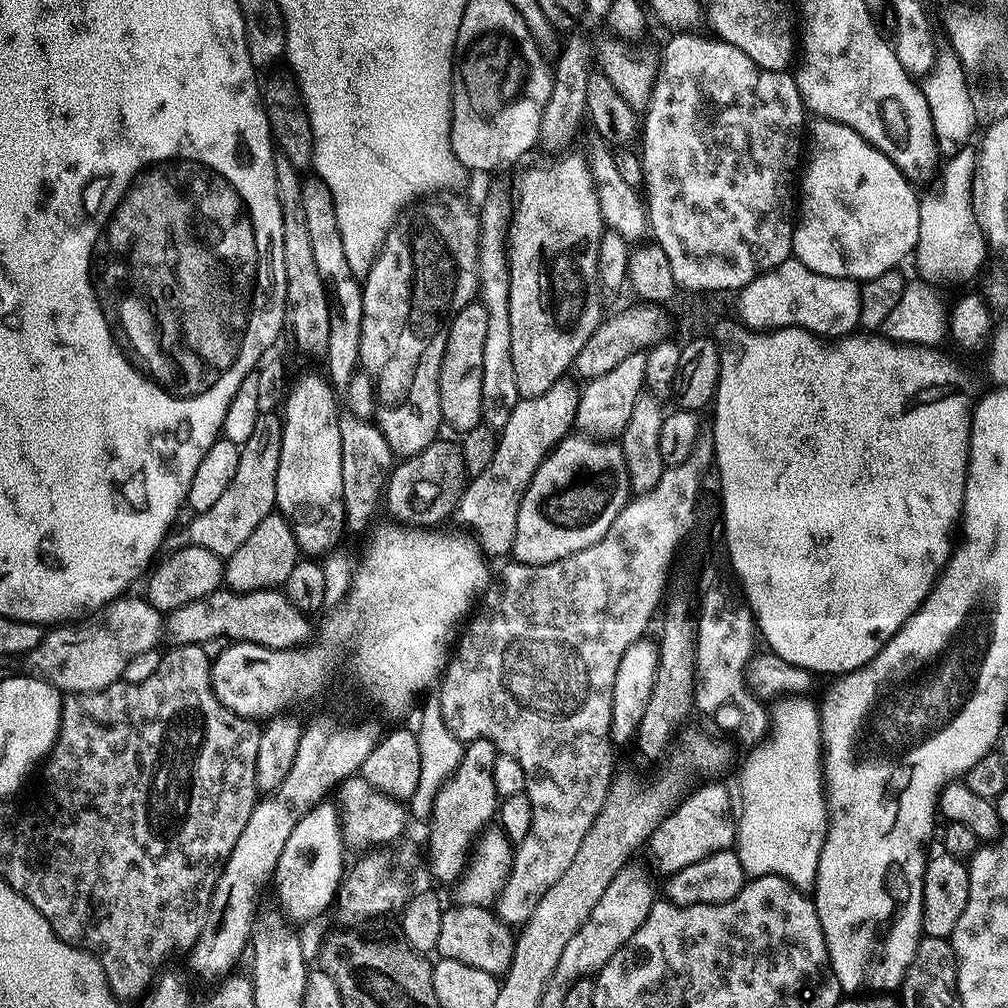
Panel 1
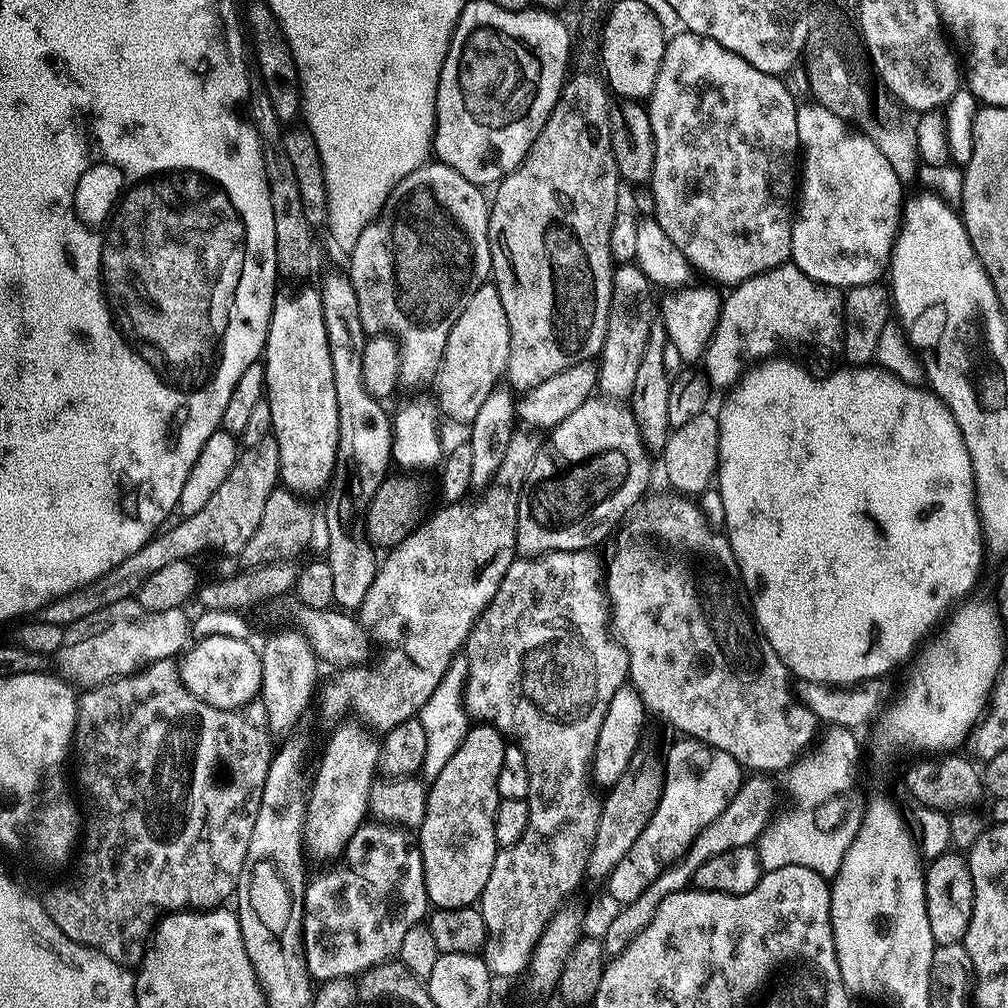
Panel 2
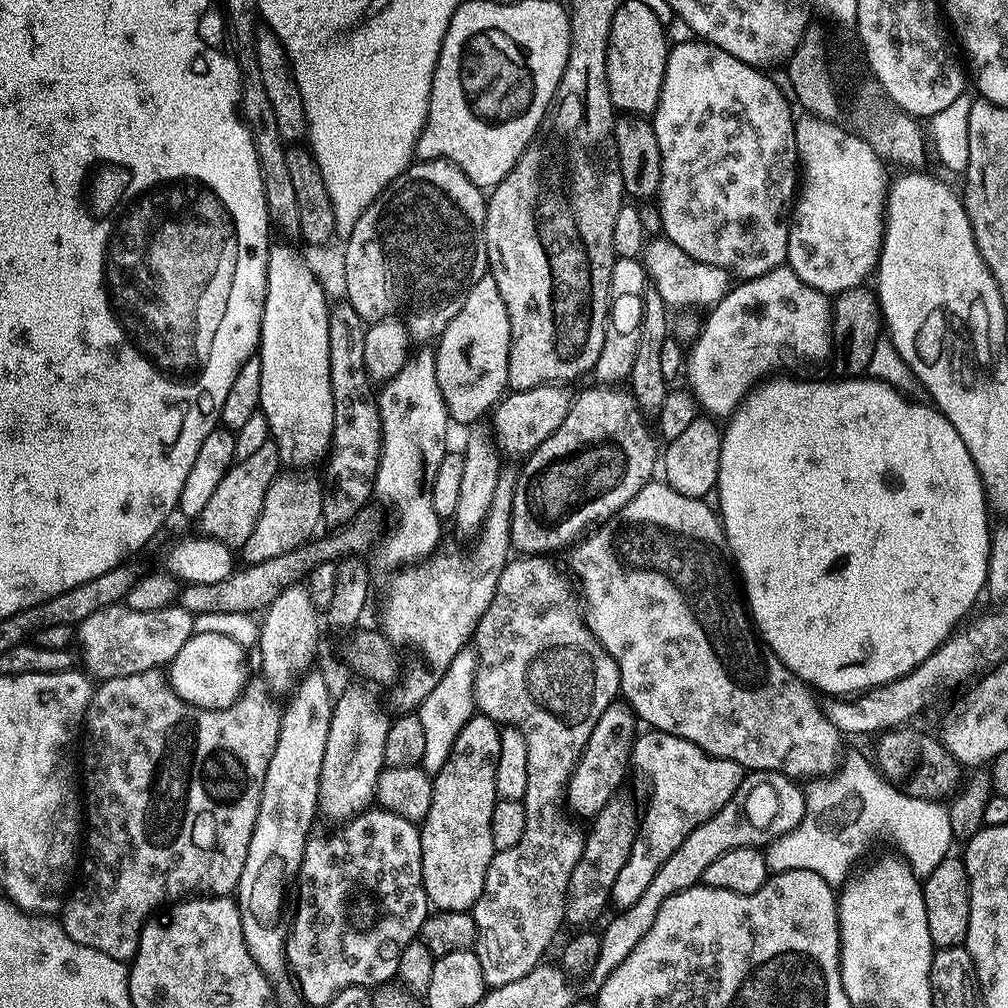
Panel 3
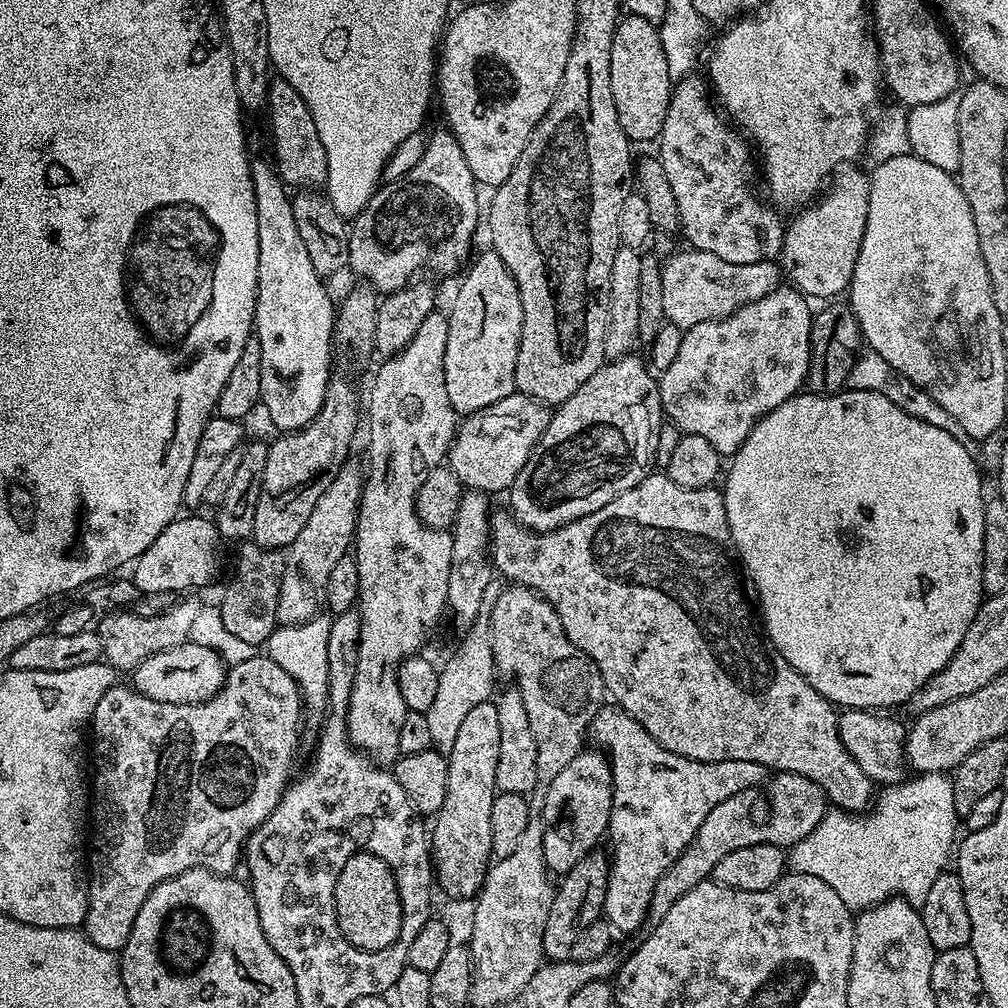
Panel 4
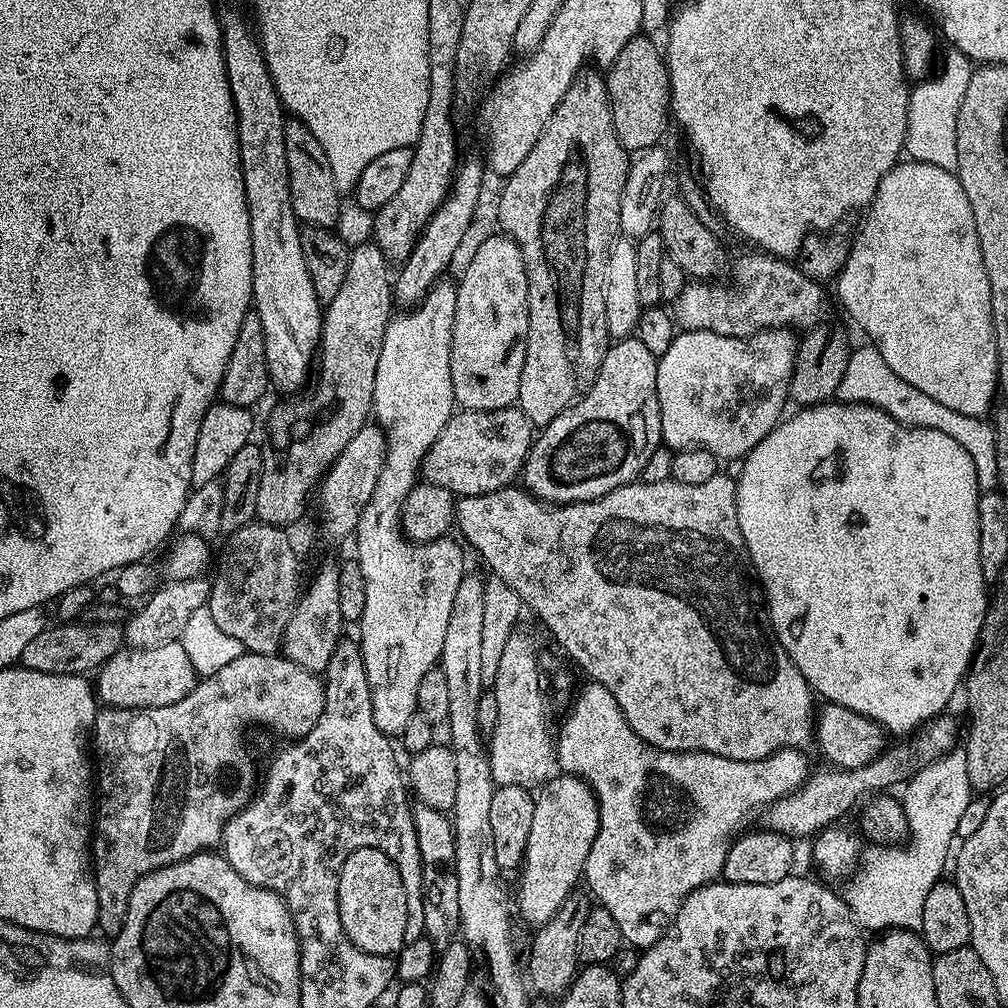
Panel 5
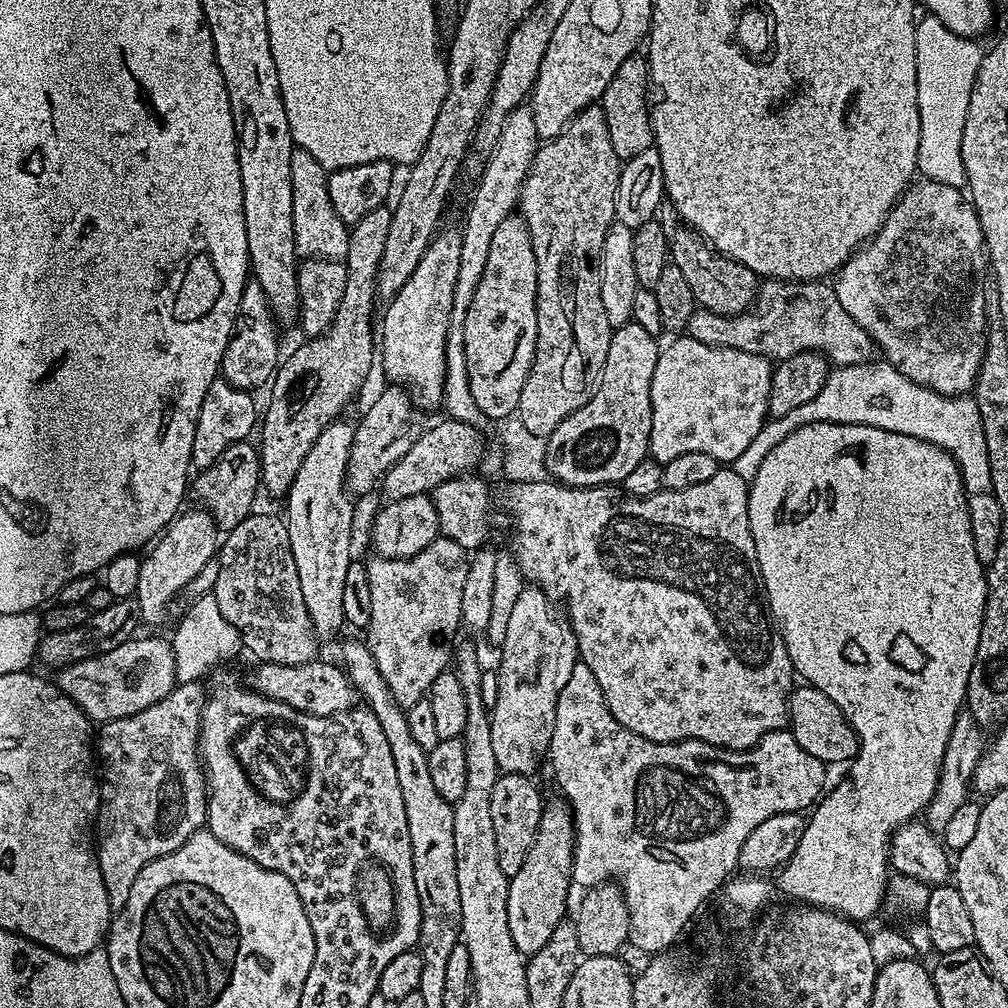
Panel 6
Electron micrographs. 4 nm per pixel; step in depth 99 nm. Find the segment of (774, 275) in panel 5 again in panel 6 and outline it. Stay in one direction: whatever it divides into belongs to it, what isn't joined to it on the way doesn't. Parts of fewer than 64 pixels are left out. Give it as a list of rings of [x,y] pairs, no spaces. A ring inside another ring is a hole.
[[[765,279],[759,285],[751,309],[741,316],[719,316],[697,310],[688,323],[687,335],[719,348],[737,348],[779,362],[799,352],[823,352],[833,365],[863,364],[873,359],[872,335],[838,302],[831,283],[818,280]]]

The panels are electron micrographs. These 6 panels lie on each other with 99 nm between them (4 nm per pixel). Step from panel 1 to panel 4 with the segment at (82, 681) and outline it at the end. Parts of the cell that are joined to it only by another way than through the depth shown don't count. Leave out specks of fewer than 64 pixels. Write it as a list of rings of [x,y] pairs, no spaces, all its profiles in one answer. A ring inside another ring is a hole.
[[[180,598],[172,609],[152,618],[138,617],[130,610],[112,610],[109,616],[101,620],[99,617],[98,635],[103,659],[117,670],[131,670],[154,654],[185,643],[190,637],[194,621],[198,619],[198,610],[202,607],[201,601],[188,599],[192,598]]]

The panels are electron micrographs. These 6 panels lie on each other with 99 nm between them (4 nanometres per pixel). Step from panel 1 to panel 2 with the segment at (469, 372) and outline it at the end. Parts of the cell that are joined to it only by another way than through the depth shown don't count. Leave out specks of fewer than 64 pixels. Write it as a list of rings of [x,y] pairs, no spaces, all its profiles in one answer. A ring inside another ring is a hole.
[[[485,282],[470,294],[470,302],[466,302],[462,314],[458,314],[458,322],[454,322],[454,330],[450,330],[450,338],[446,338],[442,362],[434,381],[439,411],[455,422],[471,425],[482,402],[490,398],[502,375],[507,373],[509,354],[510,326],[506,322],[506,309],[502,307],[495,283]]]

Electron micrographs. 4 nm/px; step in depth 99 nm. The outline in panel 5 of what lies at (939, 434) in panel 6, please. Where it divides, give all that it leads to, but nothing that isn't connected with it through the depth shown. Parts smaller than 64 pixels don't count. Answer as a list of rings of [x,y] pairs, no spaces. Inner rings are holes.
[[[853,347],[849,351],[846,374],[842,374],[842,382],[838,382],[835,399],[846,404],[869,404],[890,414],[890,418],[894,418],[898,423],[908,424],[912,428],[942,430],[942,434],[950,434],[950,438],[954,438],[954,442],[958,442],[958,446],[962,446],[962,450],[970,454],[981,492],[990,492],[997,487],[998,467],[991,423],[978,416],[958,414],[942,406],[942,402],[934,402],[934,398],[929,398],[928,395],[922,394],[922,390],[910,386],[910,382],[898,378],[898,374],[894,374],[890,366],[886,366],[886,358],[882,358],[876,348]]]

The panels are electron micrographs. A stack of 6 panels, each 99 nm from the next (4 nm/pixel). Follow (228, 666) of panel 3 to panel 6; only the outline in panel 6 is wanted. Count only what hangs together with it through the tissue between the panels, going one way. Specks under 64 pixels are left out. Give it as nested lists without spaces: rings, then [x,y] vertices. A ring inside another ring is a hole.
[[[144,636],[141,640],[129,638],[122,646],[106,654],[98,654],[82,662],[64,665],[59,669],[58,676],[60,676],[60,680],[58,679],[60,691],[65,692],[92,722],[97,722],[96,720],[107,722],[138,714],[154,706],[154,702],[162,702],[162,698],[166,698],[166,694],[170,694],[177,685],[172,645],[167,639],[159,640],[156,636]]]

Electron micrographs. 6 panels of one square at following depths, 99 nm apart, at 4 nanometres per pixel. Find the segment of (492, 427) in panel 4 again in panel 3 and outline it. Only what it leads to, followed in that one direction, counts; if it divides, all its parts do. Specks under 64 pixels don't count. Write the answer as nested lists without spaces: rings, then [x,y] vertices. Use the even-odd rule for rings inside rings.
[[[543,384],[521,392],[509,391],[496,405],[490,416],[490,421],[492,420],[493,426],[496,427],[494,440],[499,451],[501,453],[509,452],[512,456],[524,458],[542,442],[546,442],[546,438],[550,438],[550,434],[554,434],[554,430],[558,430],[558,426],[562,426],[568,413],[570,396],[567,396],[563,392],[564,390],[558,384]]]

